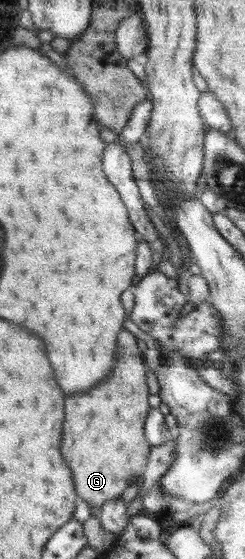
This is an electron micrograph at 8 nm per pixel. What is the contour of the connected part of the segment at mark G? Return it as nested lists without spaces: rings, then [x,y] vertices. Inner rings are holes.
[[[122,331],[118,335],[116,367],[106,383],[78,395],[66,397],[66,419],[60,451],[72,471],[76,496],[90,508],[121,498],[125,489],[138,481],[148,462],[151,447],[145,439],[148,404],[146,371],[136,336]]]

